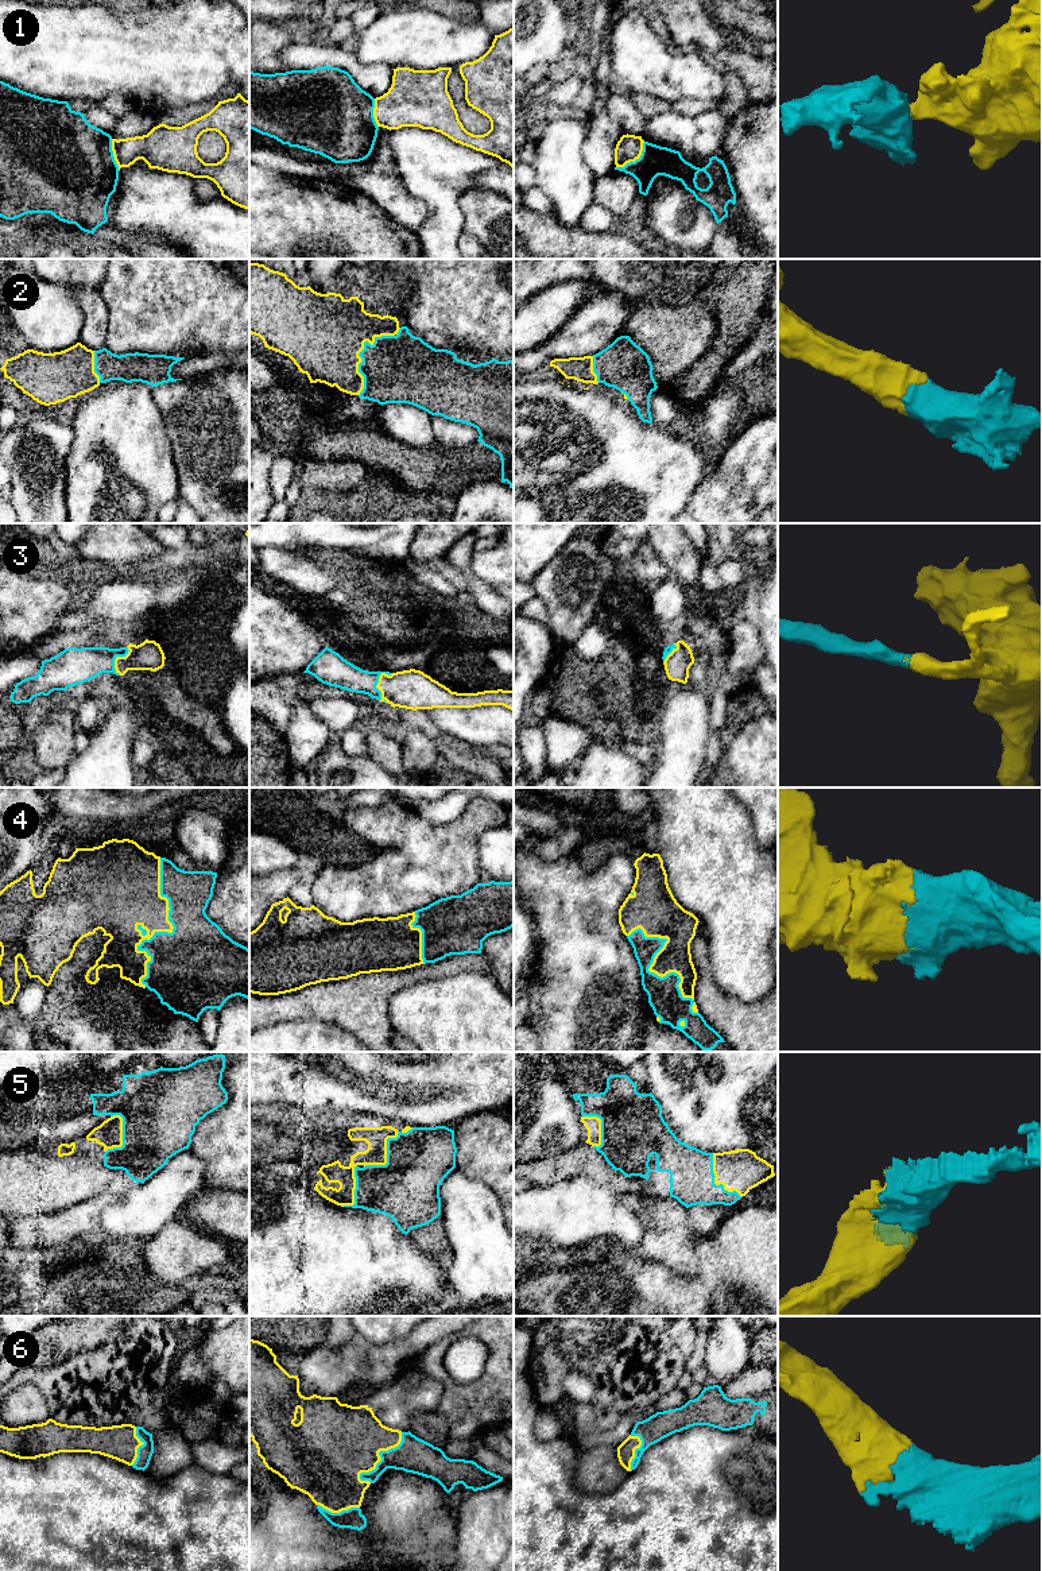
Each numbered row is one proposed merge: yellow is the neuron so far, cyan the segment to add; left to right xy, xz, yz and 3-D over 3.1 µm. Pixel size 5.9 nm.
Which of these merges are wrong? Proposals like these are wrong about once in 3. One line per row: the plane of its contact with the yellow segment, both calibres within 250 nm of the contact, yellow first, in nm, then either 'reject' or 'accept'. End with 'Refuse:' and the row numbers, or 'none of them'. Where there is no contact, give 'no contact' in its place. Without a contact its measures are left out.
1: contact in yz; calibres 160 and 180 nm; reject
2: contact in xz; calibres 480 and 400 nm; accept
3: contact in xz; calibres 240 and 180 nm; accept
4: contact in xy; calibres 280 and 480 nm; accept
5: contact in xz; calibres 130 and 360 nm; accept
6: contact in xz; calibres 440 and 220 nm; accept
Refuse: 1

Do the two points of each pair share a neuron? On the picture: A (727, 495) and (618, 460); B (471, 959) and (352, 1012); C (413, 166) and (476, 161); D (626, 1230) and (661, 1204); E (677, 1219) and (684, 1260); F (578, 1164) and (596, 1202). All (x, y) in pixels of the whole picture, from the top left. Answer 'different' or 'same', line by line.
A: different
B: same
C: same
D: different
E: same
F: different

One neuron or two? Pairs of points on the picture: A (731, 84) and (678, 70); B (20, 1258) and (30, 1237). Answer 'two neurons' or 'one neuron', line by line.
A: two neurons
B: two neurons

